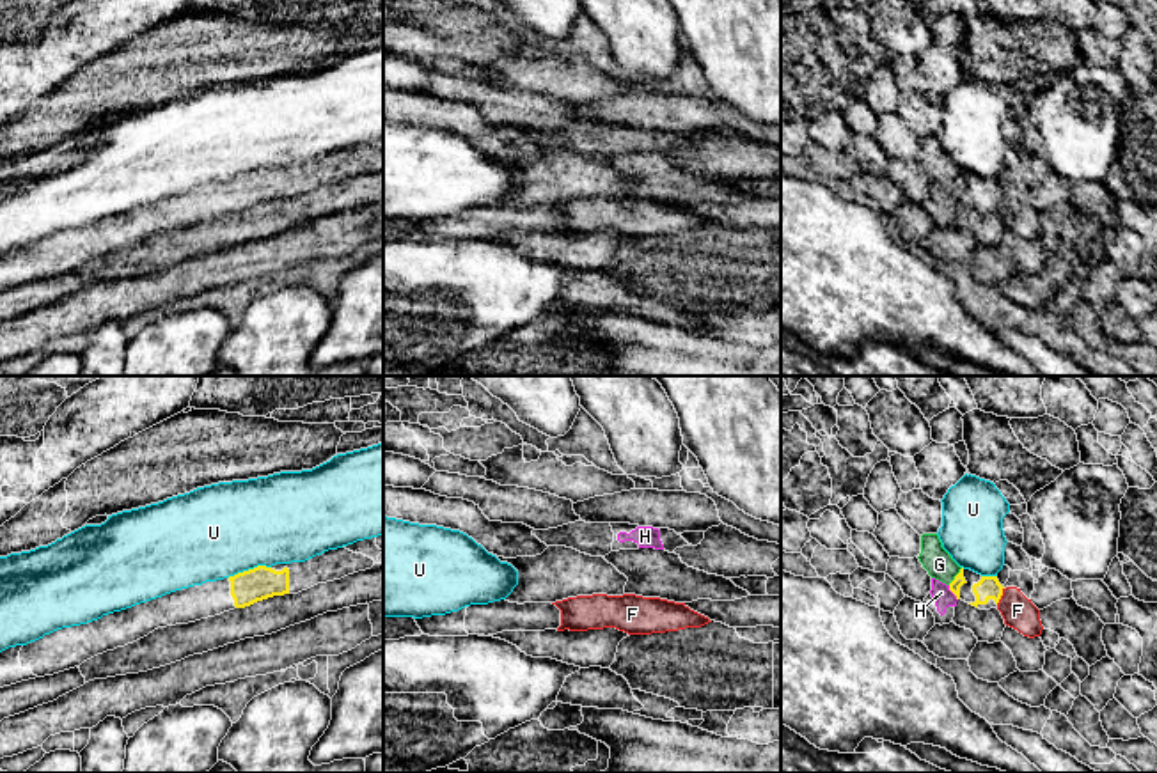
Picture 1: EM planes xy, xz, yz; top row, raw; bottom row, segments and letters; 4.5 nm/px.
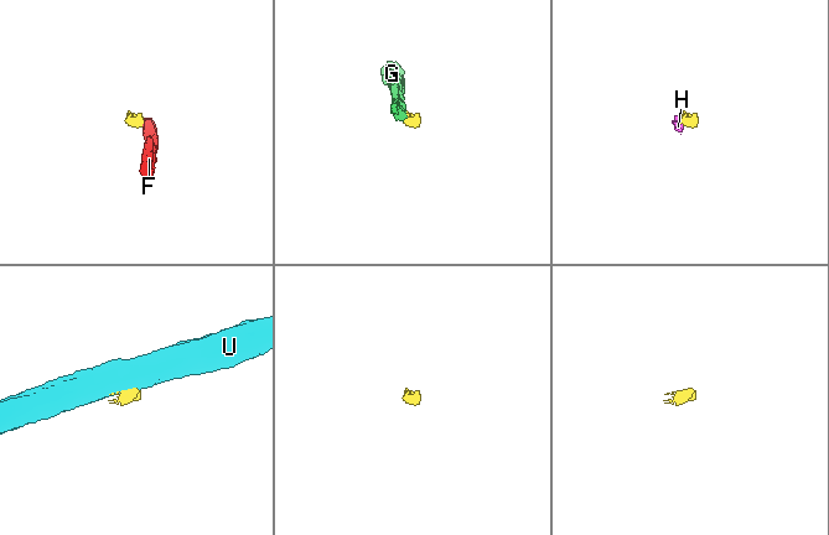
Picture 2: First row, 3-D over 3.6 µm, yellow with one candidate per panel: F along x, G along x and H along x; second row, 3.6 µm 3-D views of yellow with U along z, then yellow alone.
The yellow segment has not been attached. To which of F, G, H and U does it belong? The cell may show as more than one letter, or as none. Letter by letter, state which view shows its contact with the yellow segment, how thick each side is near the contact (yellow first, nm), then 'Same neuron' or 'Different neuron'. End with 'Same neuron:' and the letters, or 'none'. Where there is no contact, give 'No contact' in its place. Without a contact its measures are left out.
F: Touches yellow in yz. Thickness 110 nm (yellow) against 150 nm. Different neuron
G: Touches yellow in yz. Thickness 50 nm (yellow) against 130 nm. Different neuron
H: Touches yellow in yz. Thickness 50 nm (yellow) against 90 nm. Different neuron
U: Touches yellow in xy. Thickness 150 nm (yellow) against 420 nm. Different neuron
Same neuron: none

